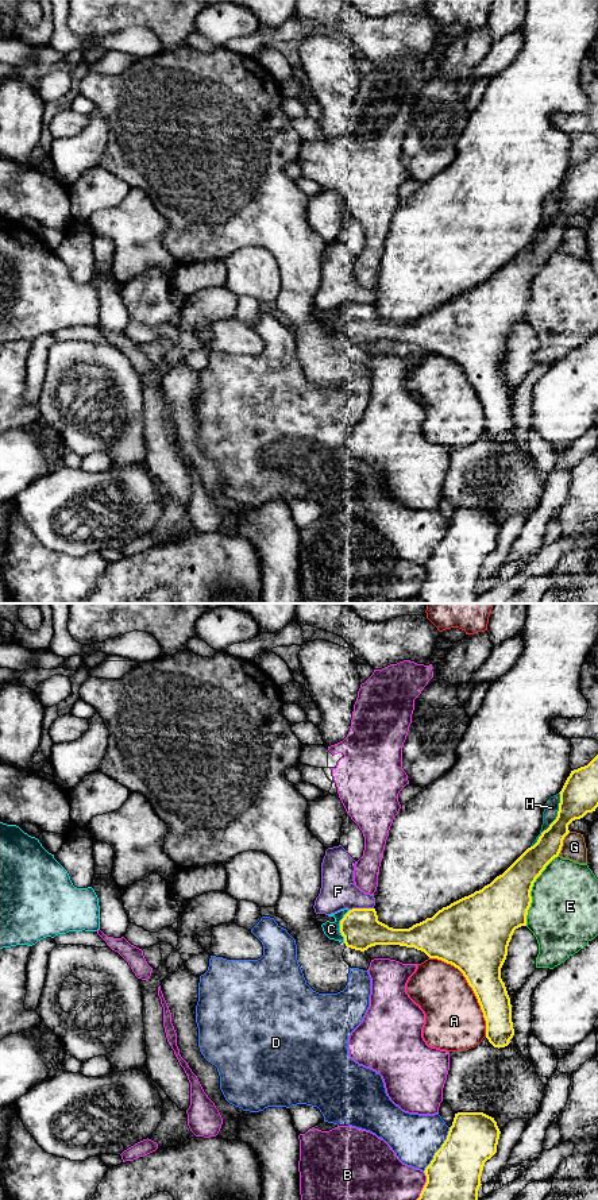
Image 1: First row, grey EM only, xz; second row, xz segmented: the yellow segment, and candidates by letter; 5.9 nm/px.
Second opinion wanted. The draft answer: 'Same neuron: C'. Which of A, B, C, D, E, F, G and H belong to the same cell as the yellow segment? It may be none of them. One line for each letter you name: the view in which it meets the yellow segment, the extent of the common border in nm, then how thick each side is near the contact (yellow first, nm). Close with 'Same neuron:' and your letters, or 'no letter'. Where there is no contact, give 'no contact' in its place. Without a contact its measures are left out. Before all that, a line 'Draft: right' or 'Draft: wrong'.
Draft: right
C: meets yellow in xz; contact 200 nm long; 220 nm thick on the yellow side, 100 nm on the other
Same neuron: C

